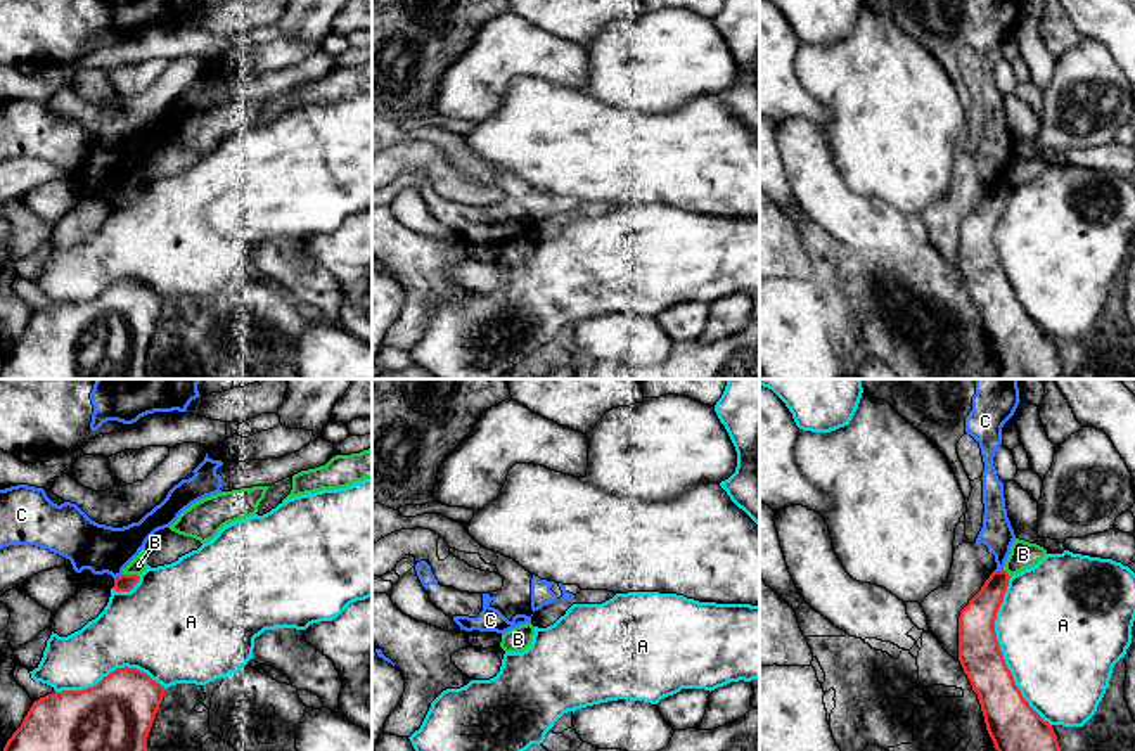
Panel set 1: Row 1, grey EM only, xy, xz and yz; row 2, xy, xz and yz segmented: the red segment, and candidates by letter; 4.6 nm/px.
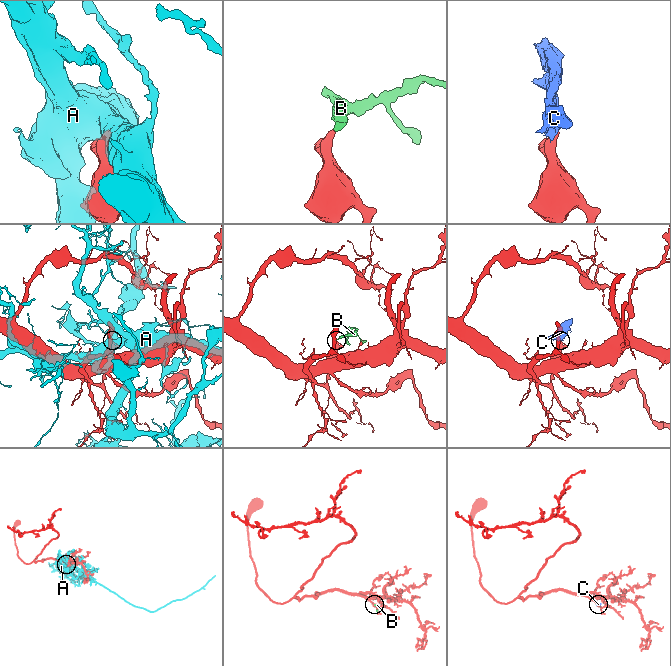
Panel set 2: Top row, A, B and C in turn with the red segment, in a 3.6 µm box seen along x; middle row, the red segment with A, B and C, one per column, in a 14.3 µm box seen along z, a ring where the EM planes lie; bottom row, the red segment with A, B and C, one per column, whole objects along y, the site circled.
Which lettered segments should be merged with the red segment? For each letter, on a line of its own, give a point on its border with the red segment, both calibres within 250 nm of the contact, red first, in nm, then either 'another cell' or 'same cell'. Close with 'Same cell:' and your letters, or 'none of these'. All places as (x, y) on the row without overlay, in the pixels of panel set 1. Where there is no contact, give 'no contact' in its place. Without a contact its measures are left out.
A: yz (1000, 263) | 200/500 nm | another cell
B: xy (132, 187) | 80/80 nm | another cell
C: xy (118, 189) | 80/220 nm | another cell
Same cell: none of these

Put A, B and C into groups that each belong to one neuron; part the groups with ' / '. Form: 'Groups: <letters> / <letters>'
Groups: A / B / C

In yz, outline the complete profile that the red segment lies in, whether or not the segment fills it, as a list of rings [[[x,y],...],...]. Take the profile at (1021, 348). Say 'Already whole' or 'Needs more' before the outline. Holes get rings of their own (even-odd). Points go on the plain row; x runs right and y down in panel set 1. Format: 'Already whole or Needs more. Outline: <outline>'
Already whole. Outline: [[[993,183],[981,202],[969,213],[959,228],[959,273],[972,303],[978,306],[986,343],[998,363],[998,379],[1057,379],[1061,358],[1048,334],[1045,334],[1023,310],[1005,277],[995,246],[997,225],[1009,199],[1007,183]]]

